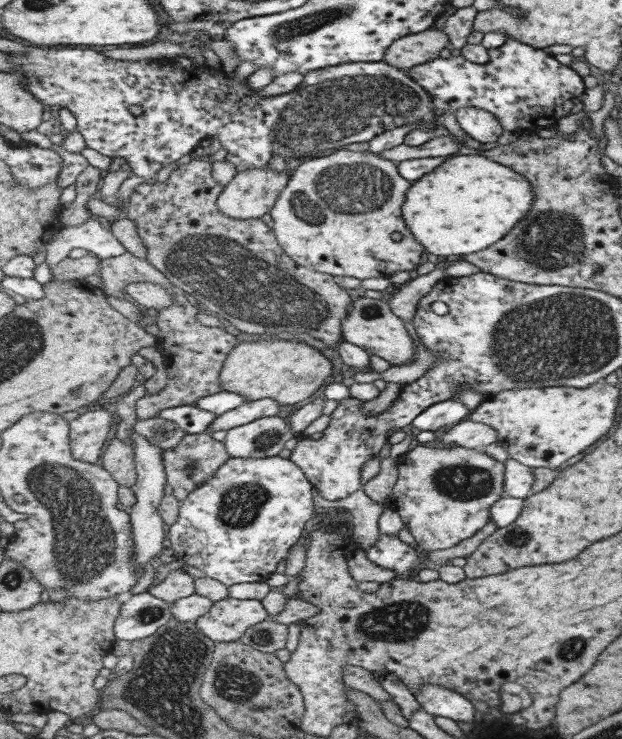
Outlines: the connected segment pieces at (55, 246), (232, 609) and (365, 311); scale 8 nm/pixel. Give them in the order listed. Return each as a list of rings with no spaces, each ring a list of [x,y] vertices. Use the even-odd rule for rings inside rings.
[[[90,216],[90,219],[81,224],[65,227],[57,233],[53,244],[47,244],[47,262],[50,268],[54,268],[66,260],[73,247],[84,248],[99,256],[102,260],[115,258],[128,252],[127,247],[115,236],[111,227],[101,226],[97,216]]]
[[[233,597],[214,603],[213,609],[201,616],[196,626],[219,643],[235,643],[252,627],[265,623],[270,613],[261,600],[239,600]]]
[[[359,297],[353,304],[351,316],[343,320],[341,329],[345,333],[344,339],[367,349],[371,354],[388,361],[392,366],[405,365],[405,362],[411,360],[415,354],[413,335],[409,333],[405,321],[393,312],[388,299]]]

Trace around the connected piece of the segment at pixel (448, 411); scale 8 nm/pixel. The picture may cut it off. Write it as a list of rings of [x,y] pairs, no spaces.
[[[453,398],[427,408],[413,421],[413,427],[415,431],[435,432],[443,426],[453,427],[465,421],[471,414],[472,412],[463,401]]]

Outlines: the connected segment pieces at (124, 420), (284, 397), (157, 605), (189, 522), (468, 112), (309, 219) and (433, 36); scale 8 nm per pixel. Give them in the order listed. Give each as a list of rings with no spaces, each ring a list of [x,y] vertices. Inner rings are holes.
[[[137,384],[131,392],[115,400],[118,427],[116,435],[125,443],[132,443],[133,426],[139,421],[136,407],[138,402],[147,394],[145,384]]]
[[[295,340],[243,341],[225,360],[221,370],[223,390],[245,395],[250,401],[275,399],[280,405],[293,405],[313,396],[333,376],[335,364],[317,348]]]
[[[148,590],[138,593],[123,603],[124,608],[121,610],[122,616],[116,623],[116,636],[118,640],[129,642],[139,641],[149,636],[154,636],[163,626],[166,626],[173,618],[173,603],[162,598],[155,597]]]
[[[272,456],[261,458],[230,457],[203,486],[180,503],[180,516],[170,525],[169,538],[175,559],[196,567],[207,577],[213,577],[227,586],[245,582],[268,582],[281,560],[286,560],[293,546],[314,524],[318,512],[313,504],[313,483],[303,469],[290,458]]]
[[[475,106],[461,107],[456,114],[456,119],[461,129],[480,143],[497,143],[503,136],[505,128],[501,119],[485,109]]]
[[[339,150],[329,156],[303,160],[290,177],[278,204],[270,212],[273,218],[272,228],[284,251],[300,266],[333,277],[355,277],[362,281],[389,278],[397,272],[418,271],[421,252],[425,252],[425,248],[421,248],[403,218],[403,204],[413,182],[399,174],[398,166],[399,164],[380,158],[369,150]],[[393,232],[403,232],[405,238],[395,241],[391,238]]]
[[[431,27],[427,31],[420,32],[419,34],[407,35],[393,42],[391,47],[387,48],[385,60],[383,61],[401,69],[410,69],[420,64],[425,64],[432,59],[439,58],[439,56],[441,56],[441,50],[445,50],[447,46],[449,46],[449,36],[445,34],[443,29],[440,30],[439,28]]]

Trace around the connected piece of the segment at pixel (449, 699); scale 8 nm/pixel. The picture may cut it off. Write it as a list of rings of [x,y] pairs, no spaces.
[[[423,684],[414,697],[420,706],[433,716],[444,716],[456,722],[477,722],[477,710],[468,698],[457,691],[437,684]]]

